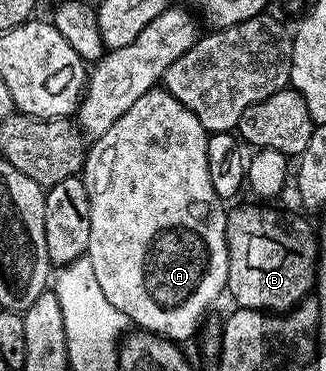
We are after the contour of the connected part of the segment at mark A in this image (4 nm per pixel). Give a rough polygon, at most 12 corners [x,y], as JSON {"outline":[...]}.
{"outline":[[163,87],[88,146],[87,254],[185,343],[226,292],[209,134]]}

